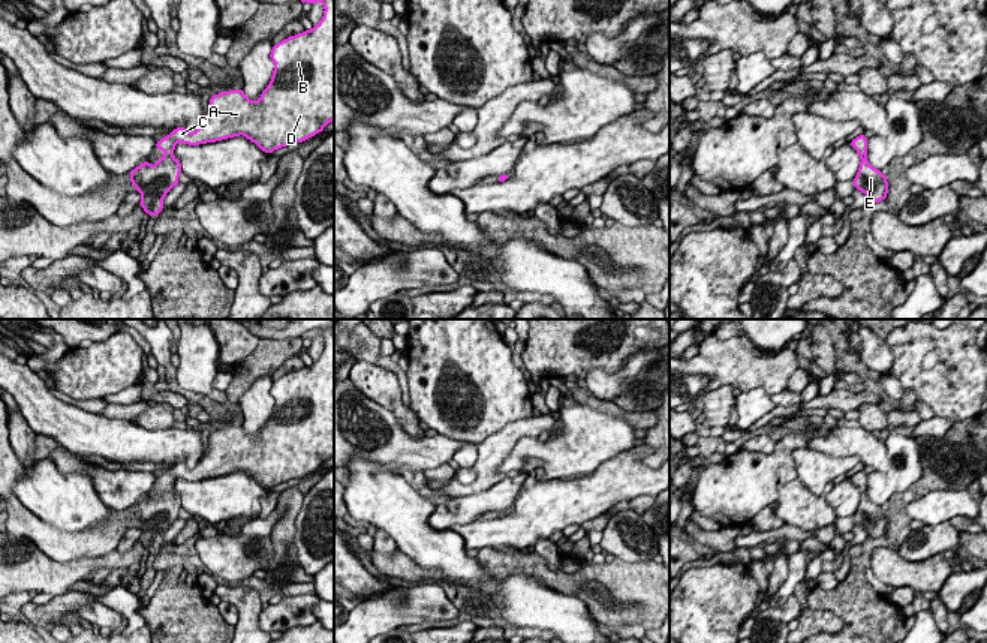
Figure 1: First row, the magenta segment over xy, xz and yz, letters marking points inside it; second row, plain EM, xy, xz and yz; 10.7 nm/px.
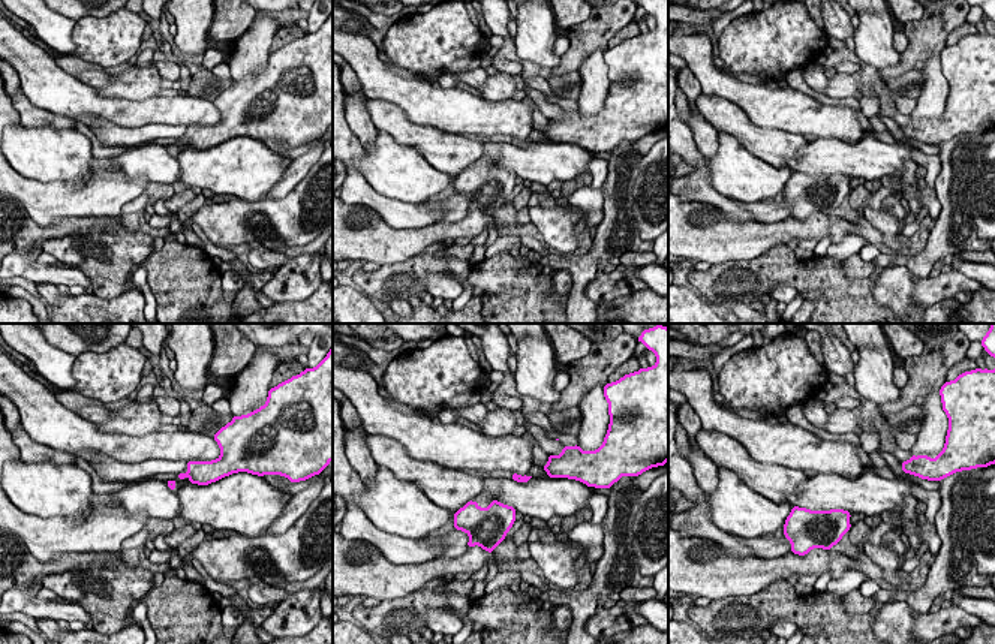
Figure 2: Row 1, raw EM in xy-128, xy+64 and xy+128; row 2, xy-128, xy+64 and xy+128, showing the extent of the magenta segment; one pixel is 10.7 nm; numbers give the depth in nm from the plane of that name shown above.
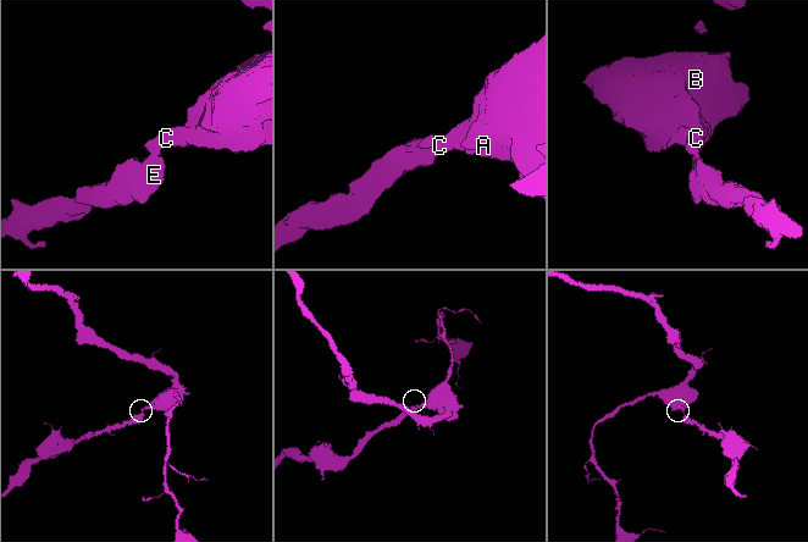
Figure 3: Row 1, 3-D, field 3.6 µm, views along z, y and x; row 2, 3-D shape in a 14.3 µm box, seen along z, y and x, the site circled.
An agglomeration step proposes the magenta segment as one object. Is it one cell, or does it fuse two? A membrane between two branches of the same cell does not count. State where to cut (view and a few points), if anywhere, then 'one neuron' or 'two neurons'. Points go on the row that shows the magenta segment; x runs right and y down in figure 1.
cut none; one neuron

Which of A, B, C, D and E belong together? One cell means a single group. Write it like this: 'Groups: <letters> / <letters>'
Groups: A B C D E

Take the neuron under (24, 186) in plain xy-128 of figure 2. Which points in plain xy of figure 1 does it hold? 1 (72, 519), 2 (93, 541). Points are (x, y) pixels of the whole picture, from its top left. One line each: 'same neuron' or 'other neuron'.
1: other neuron
2: same neuron

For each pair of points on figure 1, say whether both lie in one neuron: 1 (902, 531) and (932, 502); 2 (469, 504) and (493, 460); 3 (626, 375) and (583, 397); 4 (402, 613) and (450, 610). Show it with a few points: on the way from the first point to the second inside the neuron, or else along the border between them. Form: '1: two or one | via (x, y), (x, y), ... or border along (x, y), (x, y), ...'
1: two | border along (908, 514), (912, 519)
2: two | border along (506, 478), (484, 490), (453, 499)
3: two | border along (587, 388), (595, 396), (611, 402)
4: one | via (414, 607), (438, 607)

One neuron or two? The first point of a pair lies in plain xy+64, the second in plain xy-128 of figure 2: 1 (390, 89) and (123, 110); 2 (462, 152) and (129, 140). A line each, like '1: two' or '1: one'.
1: one
2: two

